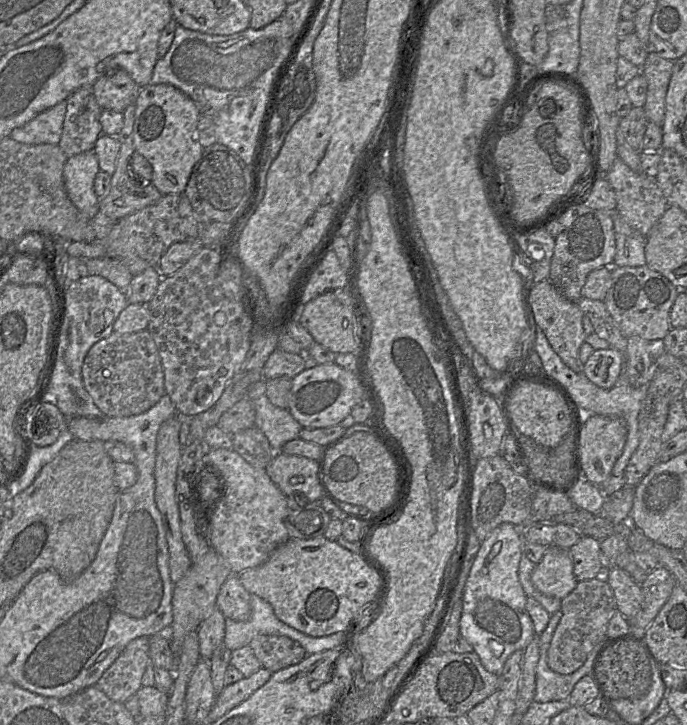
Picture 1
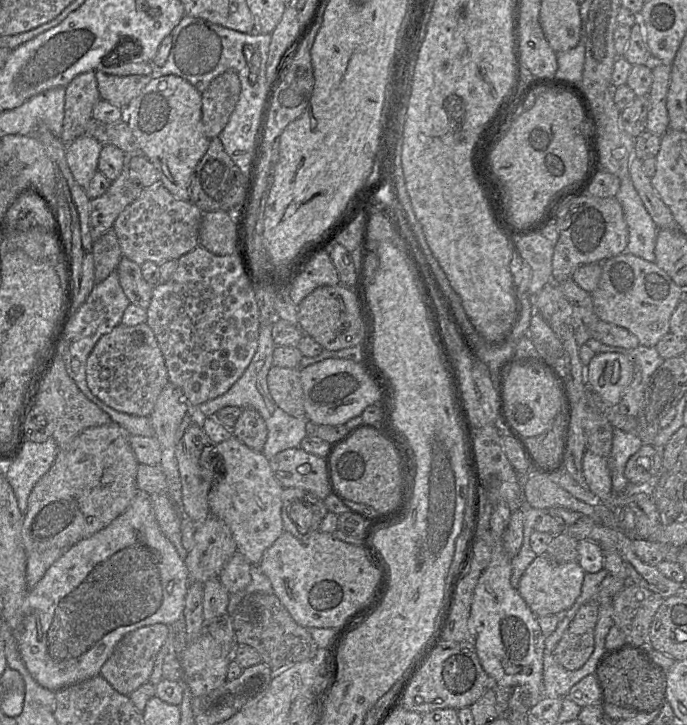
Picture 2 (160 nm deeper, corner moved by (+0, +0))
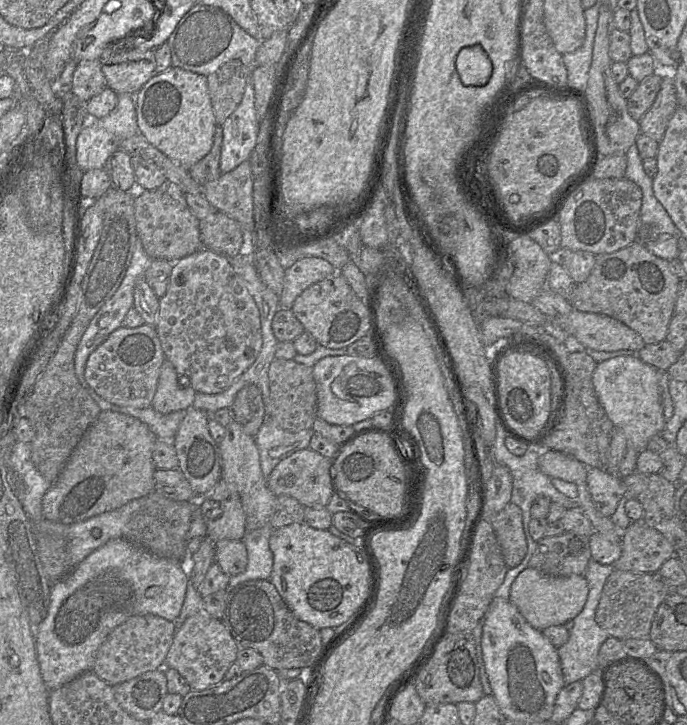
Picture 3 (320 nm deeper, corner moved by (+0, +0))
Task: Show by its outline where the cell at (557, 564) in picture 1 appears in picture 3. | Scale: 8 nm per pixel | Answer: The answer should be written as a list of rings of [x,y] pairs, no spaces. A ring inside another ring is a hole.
[[[527,567],[514,580],[509,600],[532,627],[542,631],[550,626],[564,625],[573,620],[582,610],[587,596],[588,583],[584,575],[554,577]]]

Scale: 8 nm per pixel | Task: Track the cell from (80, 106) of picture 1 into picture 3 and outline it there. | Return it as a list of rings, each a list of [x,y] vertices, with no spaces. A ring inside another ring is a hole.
[[[83,60],[78,63],[73,75],[72,92],[81,102],[88,102],[107,87],[102,71],[102,60]]]

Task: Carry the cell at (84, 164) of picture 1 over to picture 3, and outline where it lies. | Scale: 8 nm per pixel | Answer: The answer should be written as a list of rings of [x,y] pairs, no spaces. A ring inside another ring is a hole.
[[[118,94],[118,103],[109,115],[97,118],[87,113],[84,128],[76,141],[76,162],[78,167],[83,172],[104,168],[107,159],[116,150],[120,149],[122,141],[138,132],[135,94]]]

